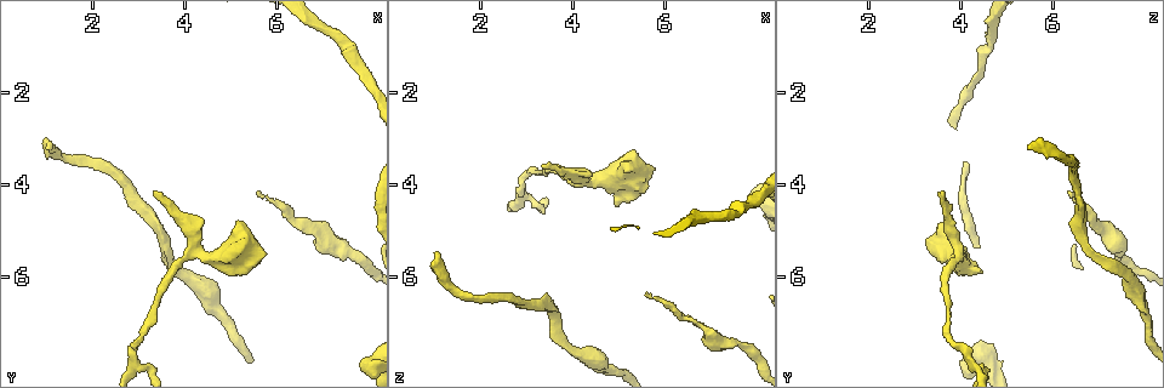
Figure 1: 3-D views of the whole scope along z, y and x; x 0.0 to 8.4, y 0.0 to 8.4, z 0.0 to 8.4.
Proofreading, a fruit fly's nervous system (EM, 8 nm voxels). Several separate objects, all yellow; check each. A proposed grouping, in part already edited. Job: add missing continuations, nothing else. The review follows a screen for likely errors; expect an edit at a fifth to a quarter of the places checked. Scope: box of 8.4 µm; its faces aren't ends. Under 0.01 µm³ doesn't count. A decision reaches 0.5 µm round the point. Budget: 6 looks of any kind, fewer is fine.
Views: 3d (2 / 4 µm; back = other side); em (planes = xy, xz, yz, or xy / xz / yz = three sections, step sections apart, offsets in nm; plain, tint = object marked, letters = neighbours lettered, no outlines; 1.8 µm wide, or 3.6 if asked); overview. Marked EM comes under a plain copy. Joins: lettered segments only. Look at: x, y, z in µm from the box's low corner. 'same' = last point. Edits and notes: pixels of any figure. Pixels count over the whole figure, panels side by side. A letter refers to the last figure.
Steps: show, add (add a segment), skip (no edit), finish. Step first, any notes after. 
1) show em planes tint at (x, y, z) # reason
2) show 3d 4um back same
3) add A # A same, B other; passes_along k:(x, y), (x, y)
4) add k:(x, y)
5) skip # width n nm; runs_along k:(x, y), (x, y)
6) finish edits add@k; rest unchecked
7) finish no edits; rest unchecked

show 3d 4um back at (3.35, 4.15, 3.55) # an open end

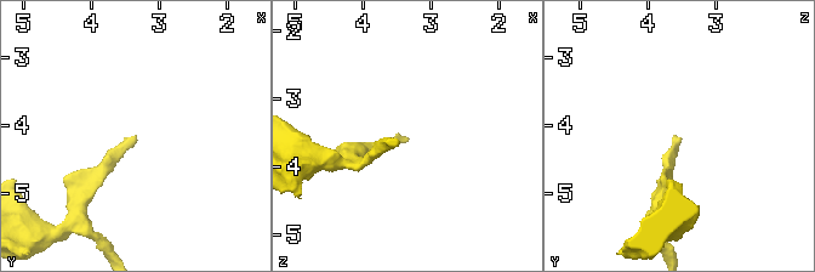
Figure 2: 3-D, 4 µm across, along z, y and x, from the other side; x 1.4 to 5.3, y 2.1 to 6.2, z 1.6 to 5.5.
show em xz step 16 tint at (3.35, 4.15, 3.55)

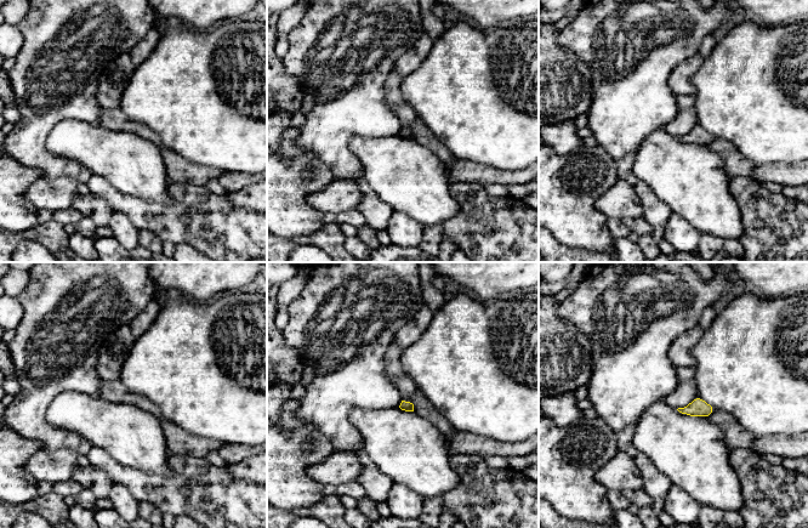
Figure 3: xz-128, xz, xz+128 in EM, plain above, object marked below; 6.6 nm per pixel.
show em planes letters same # cut it another way

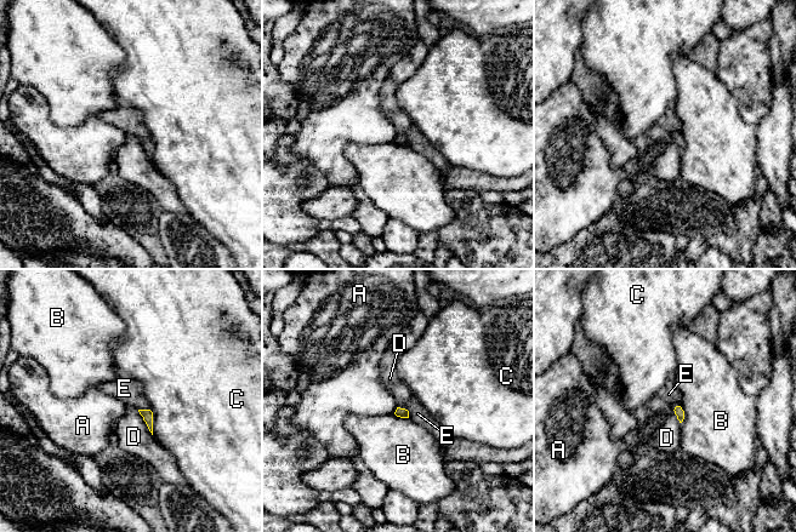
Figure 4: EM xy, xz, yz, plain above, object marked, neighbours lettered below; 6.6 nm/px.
skip # A other, B other, C other, D other, E other; border 4:(398, 406), (407, 410), (409, 417); none of them fits

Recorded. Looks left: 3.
show 3d 2um at (1.10, 3.15, 5.50) # branch stops here

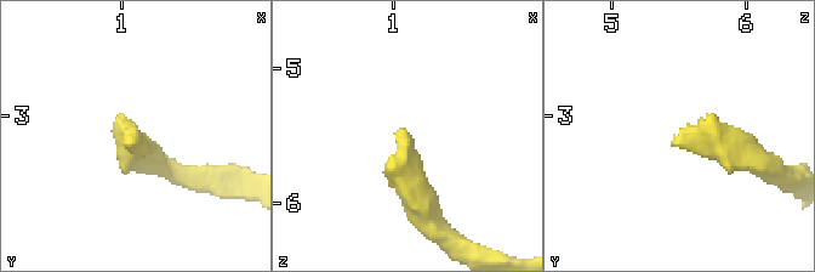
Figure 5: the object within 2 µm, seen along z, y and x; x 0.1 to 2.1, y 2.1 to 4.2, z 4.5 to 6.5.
show em planes letters at (1.04, 3.20, 5.46)

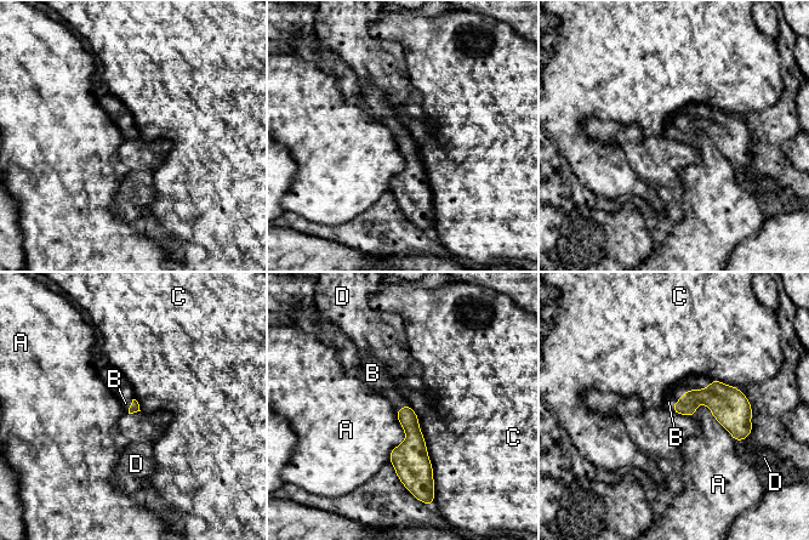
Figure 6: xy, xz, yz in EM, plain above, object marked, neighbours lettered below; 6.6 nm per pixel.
add B # A other, B same, C other, D other; passes_along 6:(135, 407), (130, 407), (125, 403); the neuron continues

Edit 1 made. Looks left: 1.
finish edits add@6; rest unchecked

